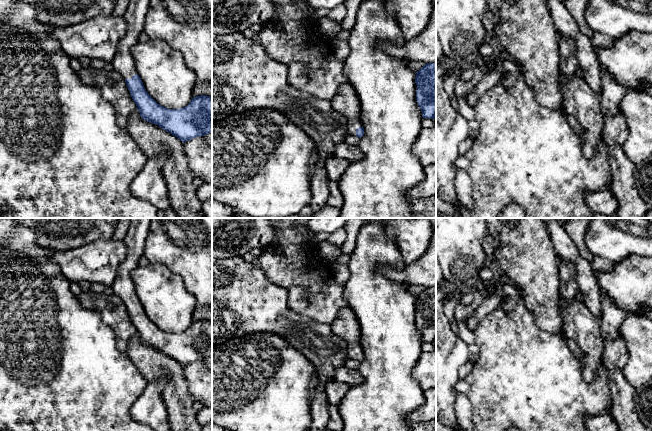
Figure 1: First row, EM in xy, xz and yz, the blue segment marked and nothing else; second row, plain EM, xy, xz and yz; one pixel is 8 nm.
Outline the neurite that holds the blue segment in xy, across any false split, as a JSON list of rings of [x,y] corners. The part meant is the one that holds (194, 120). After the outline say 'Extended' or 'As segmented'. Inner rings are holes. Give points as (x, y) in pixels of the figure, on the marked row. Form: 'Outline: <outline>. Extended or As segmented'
Outline: [[[130,0],[125,14],[127,33],[120,40],[112,65],[125,79],[142,119],[158,125],[184,143],[212,132],[212,97],[196,96],[183,108],[168,109],[148,94],[137,74],[131,48],[139,42],[139,36],[144,32],[149,3],[150,0]]]. Extended

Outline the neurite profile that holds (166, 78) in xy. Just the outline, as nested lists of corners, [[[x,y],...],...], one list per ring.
[[[160,39],[138,42],[131,48],[137,74],[141,78],[148,94],[161,106],[168,109],[180,109],[187,106],[193,98],[193,89],[197,82],[196,74],[184,62],[181,52],[173,49]]]

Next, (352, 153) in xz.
[[[341,142],[334,147],[333,156],[356,162],[363,158],[363,152],[355,145]]]

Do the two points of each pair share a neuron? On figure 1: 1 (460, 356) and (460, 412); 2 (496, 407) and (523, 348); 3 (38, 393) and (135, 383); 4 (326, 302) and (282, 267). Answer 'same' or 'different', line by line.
1: different
2: same
3: same
4: same

